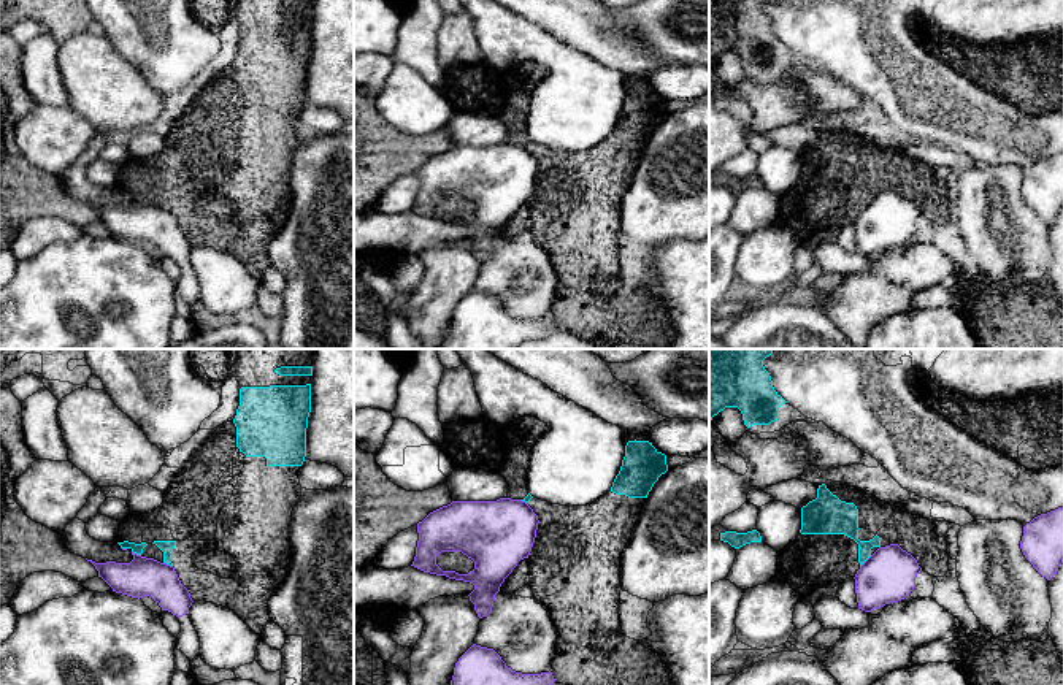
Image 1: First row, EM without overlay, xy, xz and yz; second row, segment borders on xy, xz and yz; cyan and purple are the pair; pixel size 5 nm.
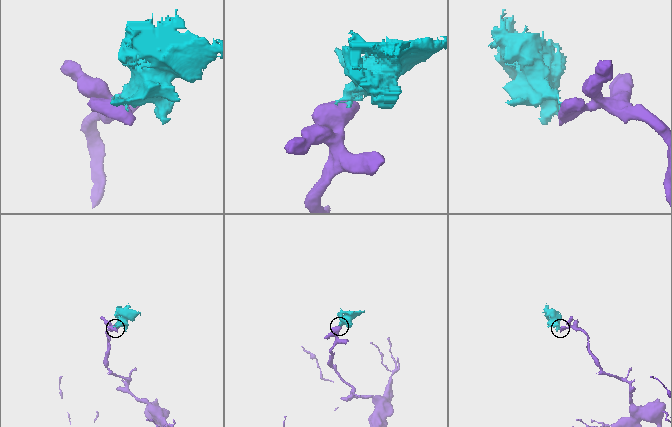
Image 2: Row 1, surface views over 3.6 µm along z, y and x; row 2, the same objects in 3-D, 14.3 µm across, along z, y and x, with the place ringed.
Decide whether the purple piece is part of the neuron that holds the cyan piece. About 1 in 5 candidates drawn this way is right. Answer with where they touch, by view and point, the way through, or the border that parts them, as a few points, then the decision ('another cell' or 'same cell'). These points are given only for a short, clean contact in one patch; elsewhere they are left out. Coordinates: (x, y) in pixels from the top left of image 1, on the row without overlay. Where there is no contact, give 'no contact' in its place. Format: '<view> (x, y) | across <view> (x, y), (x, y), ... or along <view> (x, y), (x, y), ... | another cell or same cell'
yz (865, 205) | another cell

